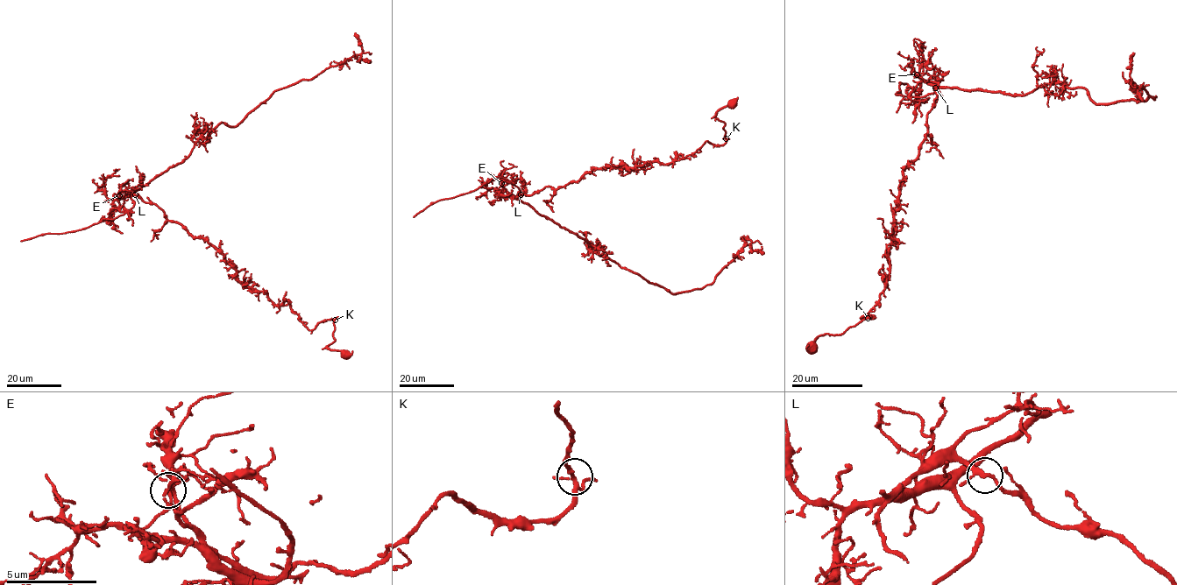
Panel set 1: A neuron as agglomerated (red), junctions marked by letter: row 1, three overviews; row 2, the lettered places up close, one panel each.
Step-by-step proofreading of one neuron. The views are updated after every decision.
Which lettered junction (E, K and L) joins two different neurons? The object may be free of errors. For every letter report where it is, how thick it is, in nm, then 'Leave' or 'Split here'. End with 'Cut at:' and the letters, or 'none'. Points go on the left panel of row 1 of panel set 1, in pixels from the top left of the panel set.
E: Place: (119, 195). Thickness 190 nm. Leave
K: Place: (335, 320). Thickness 200 nm. Leave
L: Place: (135, 194). Thickness 200 nm. Split here
Cut at: L

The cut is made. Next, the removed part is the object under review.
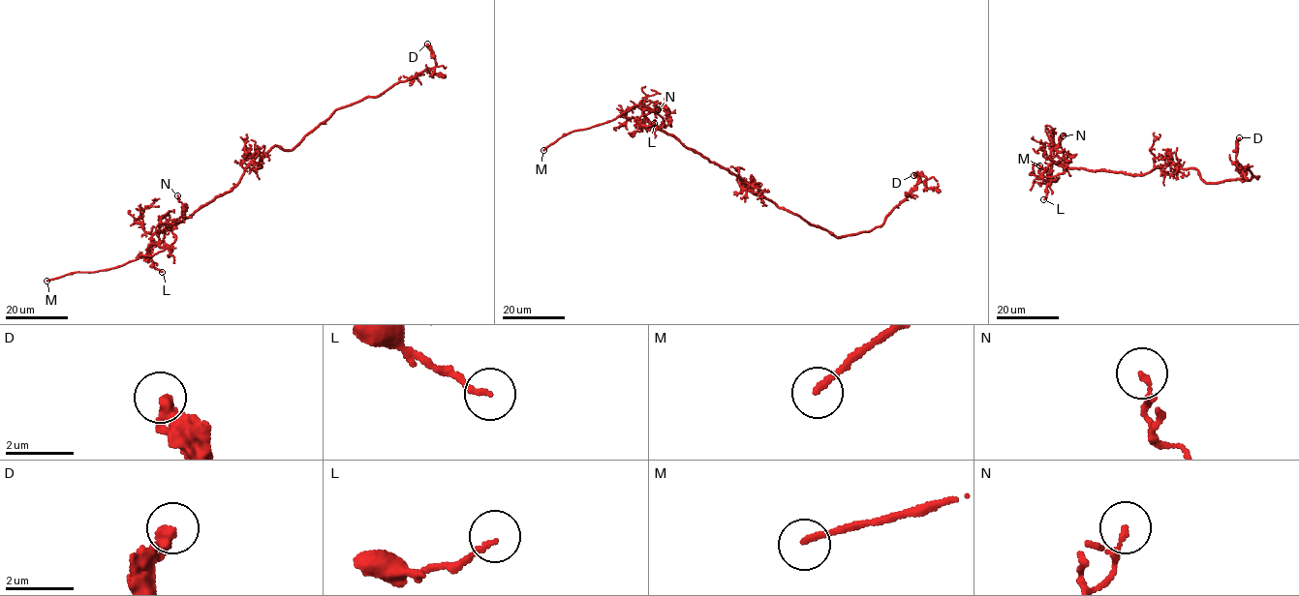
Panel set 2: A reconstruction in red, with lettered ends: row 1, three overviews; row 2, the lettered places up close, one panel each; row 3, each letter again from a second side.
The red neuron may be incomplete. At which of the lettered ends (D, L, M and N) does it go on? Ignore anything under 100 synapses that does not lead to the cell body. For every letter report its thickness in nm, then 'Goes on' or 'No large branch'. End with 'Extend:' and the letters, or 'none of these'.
D: Thickness 320 nm. No large branch
L: Thickness 140 nm. No large branch
M: Thickness 170 nm. Goes on
N: Thickness 110 nm. No large branch
Extend: M

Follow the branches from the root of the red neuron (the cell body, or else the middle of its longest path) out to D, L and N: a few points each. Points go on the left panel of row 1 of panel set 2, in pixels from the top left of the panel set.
D: (246, 168), (251, 158), (275, 145), (293, 149), (338, 109), (377, 97), (433, 68), (436, 60), (427, 44)
L: (246, 168), (231, 191), (200, 206), (173, 226), (154, 233), (148, 254), (154, 266), (162, 272)
N: (246, 168), (231, 191), (216, 195), (179, 223), (166, 228), (185, 210), (177, 195)

